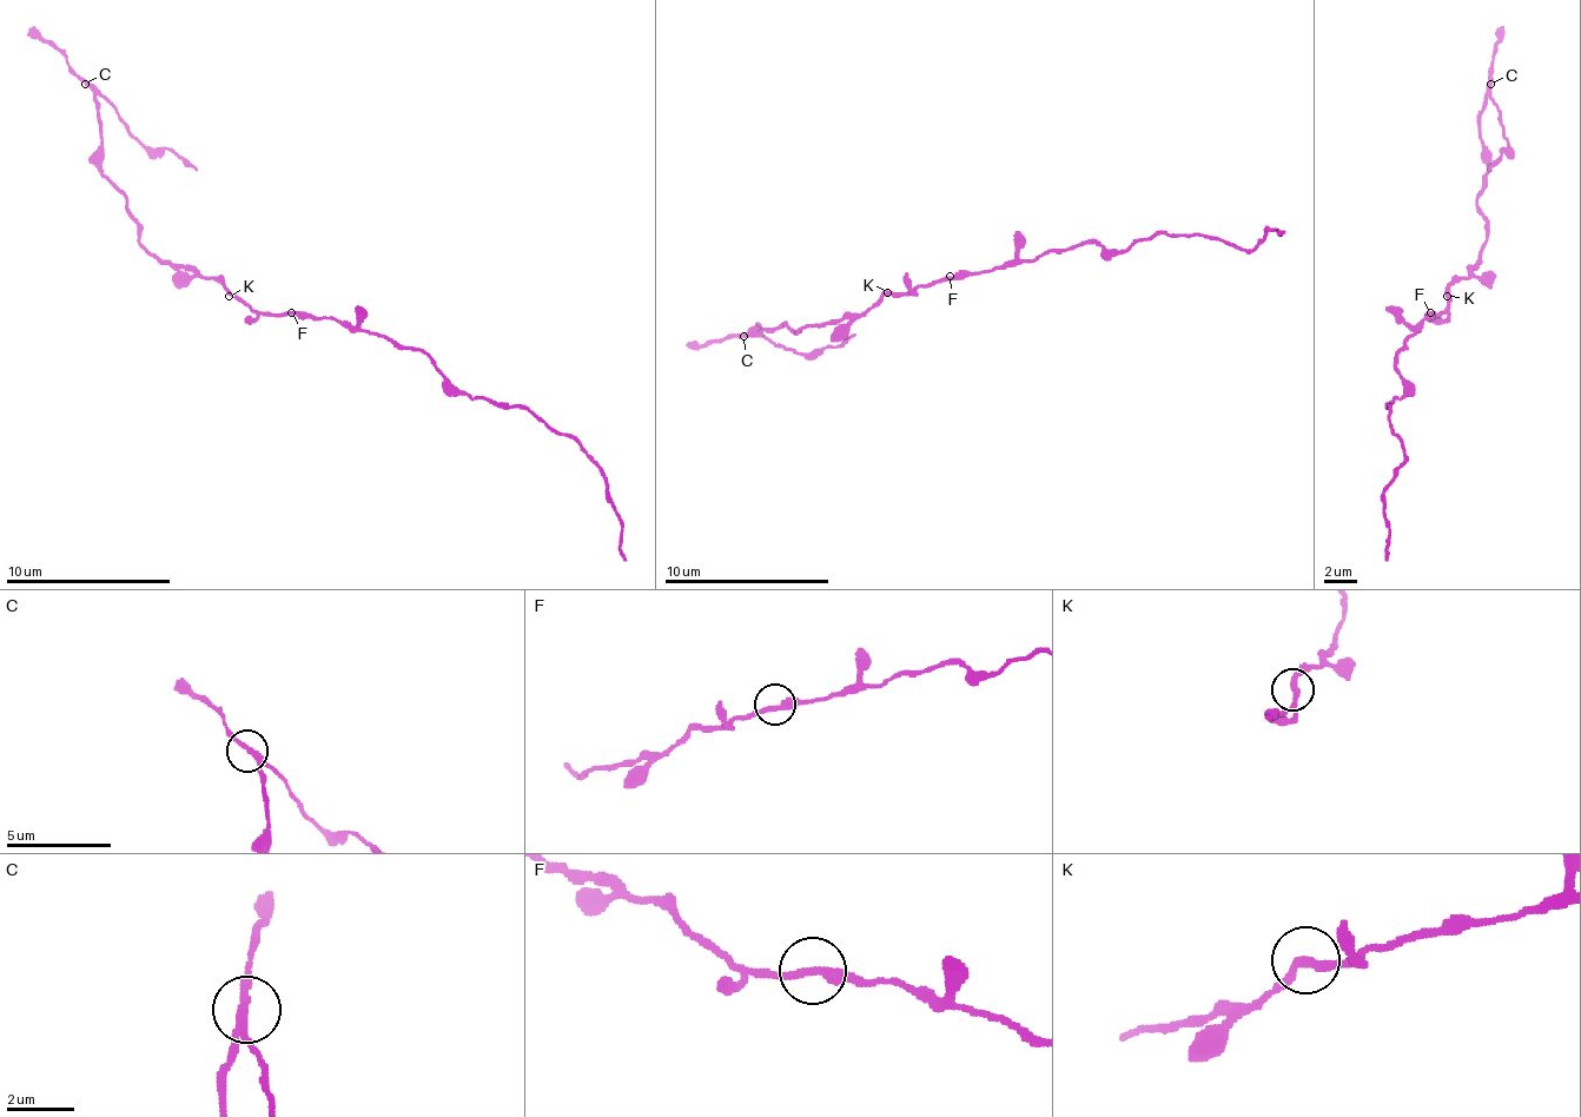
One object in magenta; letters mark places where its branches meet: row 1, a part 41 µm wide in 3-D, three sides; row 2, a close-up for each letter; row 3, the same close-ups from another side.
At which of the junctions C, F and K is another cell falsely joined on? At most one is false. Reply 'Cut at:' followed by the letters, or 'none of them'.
Cut at: C

